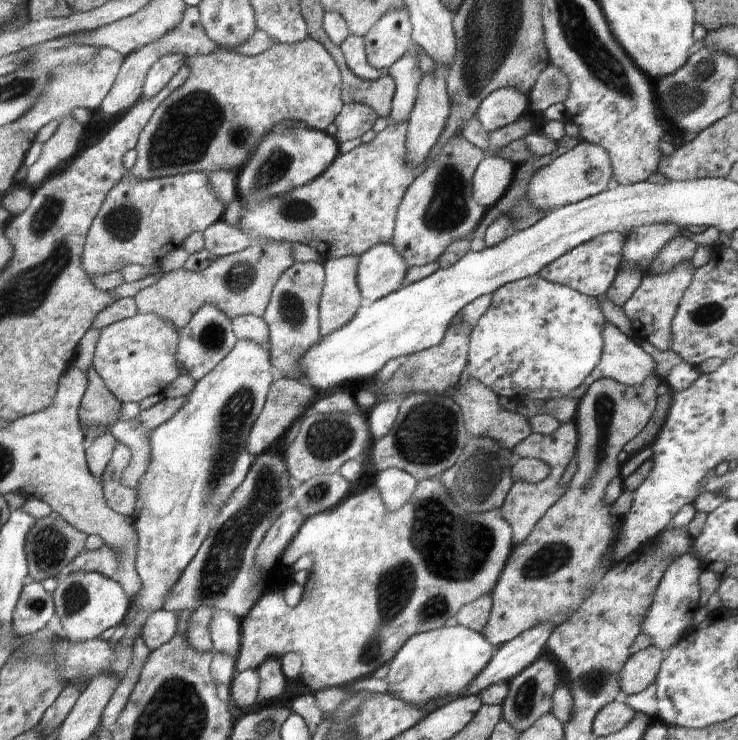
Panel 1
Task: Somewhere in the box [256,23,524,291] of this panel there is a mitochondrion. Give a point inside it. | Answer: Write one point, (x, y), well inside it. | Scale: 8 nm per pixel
(447, 207)

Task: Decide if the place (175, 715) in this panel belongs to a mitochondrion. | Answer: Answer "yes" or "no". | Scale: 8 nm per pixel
yes

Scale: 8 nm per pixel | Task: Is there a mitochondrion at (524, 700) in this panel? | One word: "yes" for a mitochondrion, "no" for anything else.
yes

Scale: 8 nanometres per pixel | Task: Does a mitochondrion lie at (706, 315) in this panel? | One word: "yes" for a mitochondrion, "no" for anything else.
yes

